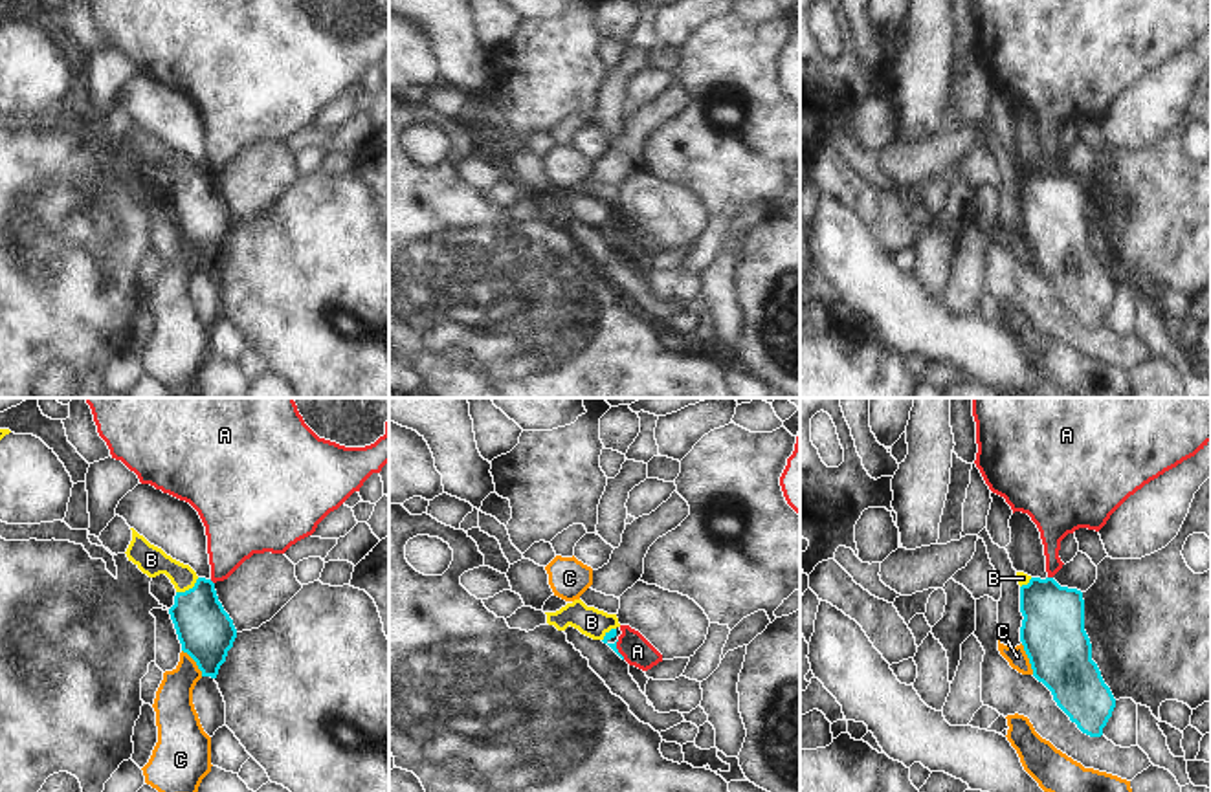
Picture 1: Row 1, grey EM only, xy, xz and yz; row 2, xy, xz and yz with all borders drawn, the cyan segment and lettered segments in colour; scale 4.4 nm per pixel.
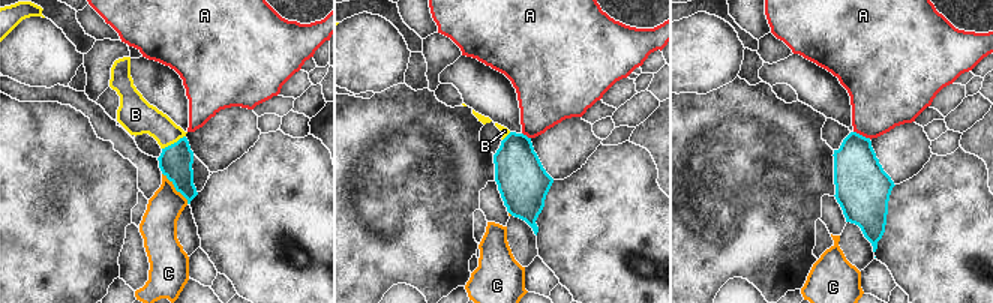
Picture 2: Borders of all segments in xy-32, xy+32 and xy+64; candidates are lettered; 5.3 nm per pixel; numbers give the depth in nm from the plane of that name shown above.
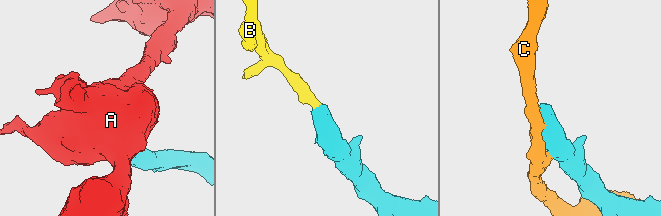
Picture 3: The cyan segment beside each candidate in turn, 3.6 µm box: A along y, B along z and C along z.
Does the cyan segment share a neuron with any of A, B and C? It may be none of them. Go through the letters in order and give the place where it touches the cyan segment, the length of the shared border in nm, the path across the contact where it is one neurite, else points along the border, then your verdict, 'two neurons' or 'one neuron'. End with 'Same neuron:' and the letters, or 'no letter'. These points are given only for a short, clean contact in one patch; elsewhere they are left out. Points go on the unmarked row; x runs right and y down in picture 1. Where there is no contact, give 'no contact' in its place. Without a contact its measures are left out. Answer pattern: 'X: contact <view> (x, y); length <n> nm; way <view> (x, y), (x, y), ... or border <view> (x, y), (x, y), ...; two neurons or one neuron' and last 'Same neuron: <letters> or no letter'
A: contact xz (617, 239); length 90 nm; border xz (617, 230), (617, 241), (624, 248); two neurons
B: contact xy (189, 178); length 120 nm; way xy (206, 220), (189, 178), (167, 154), (151, 149); one neuron
C: contact yz (1028, 246); length 150 nm; two neurons
Same neuron: B

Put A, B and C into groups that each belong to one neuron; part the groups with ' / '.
A / B / C

